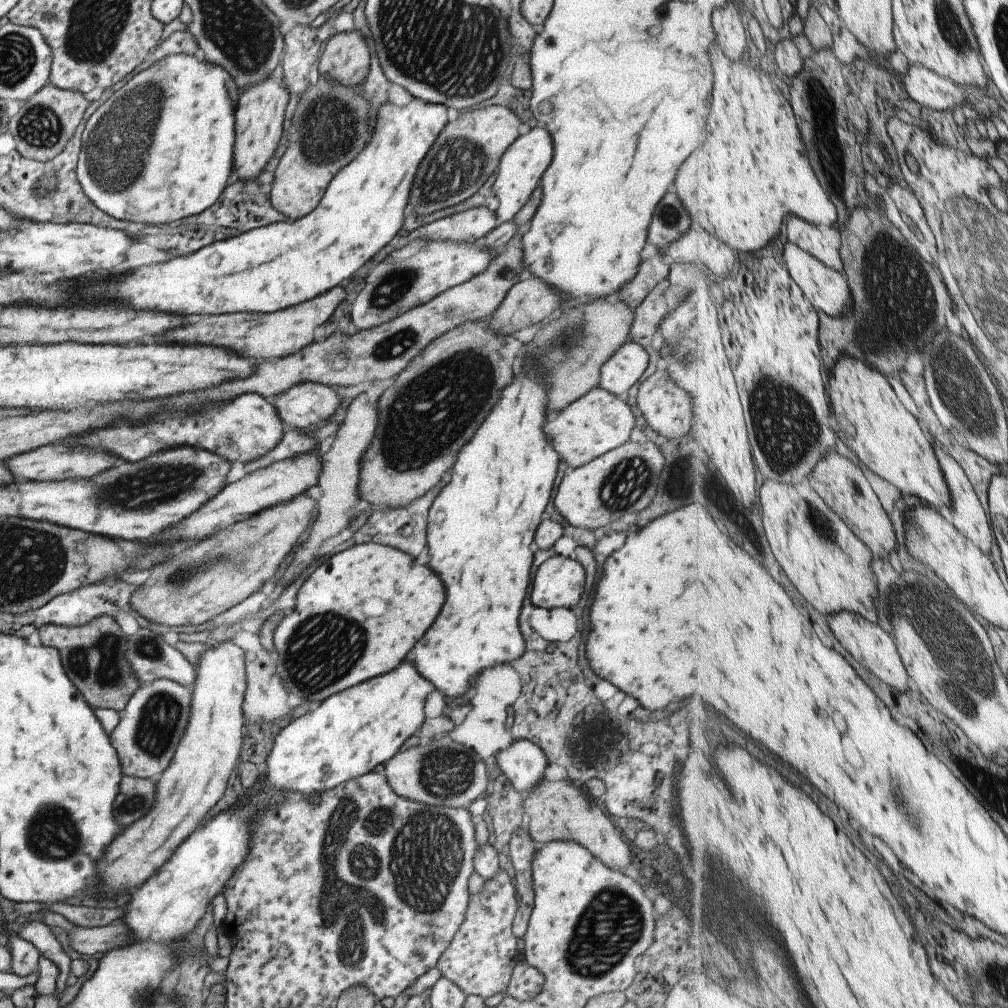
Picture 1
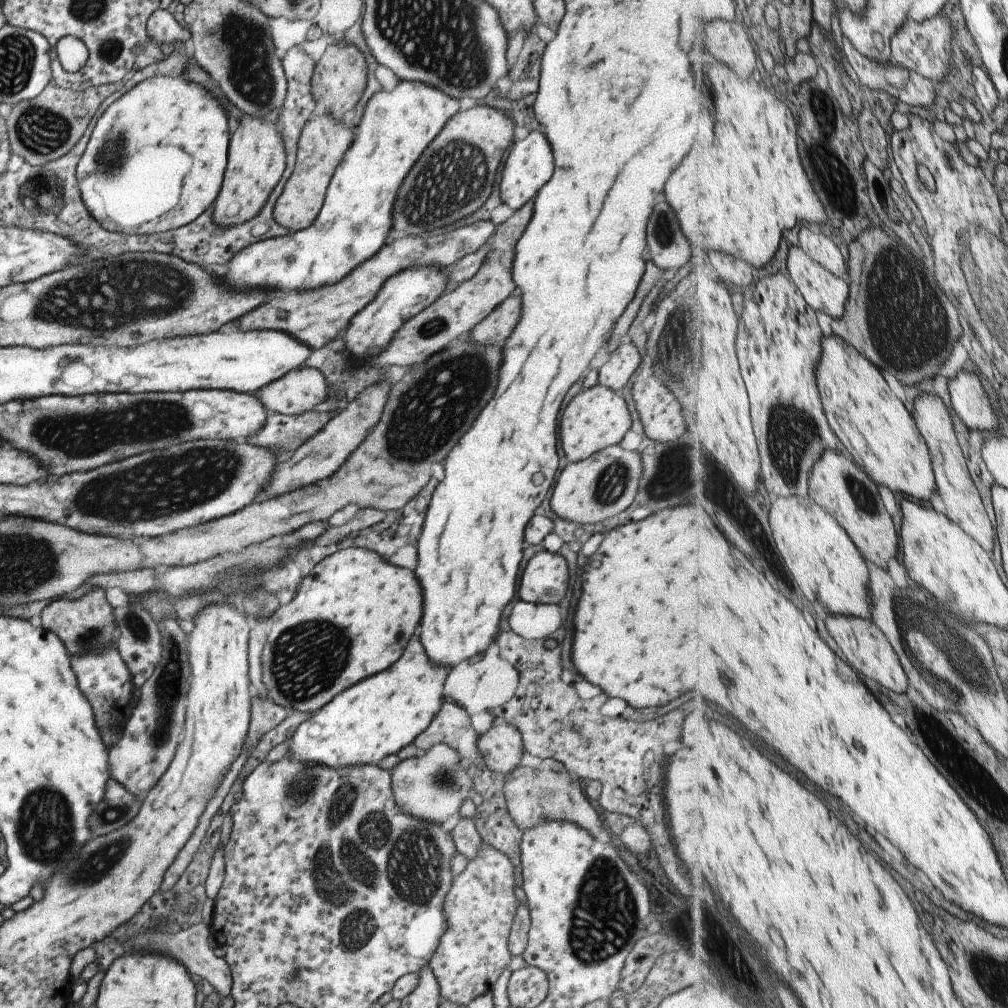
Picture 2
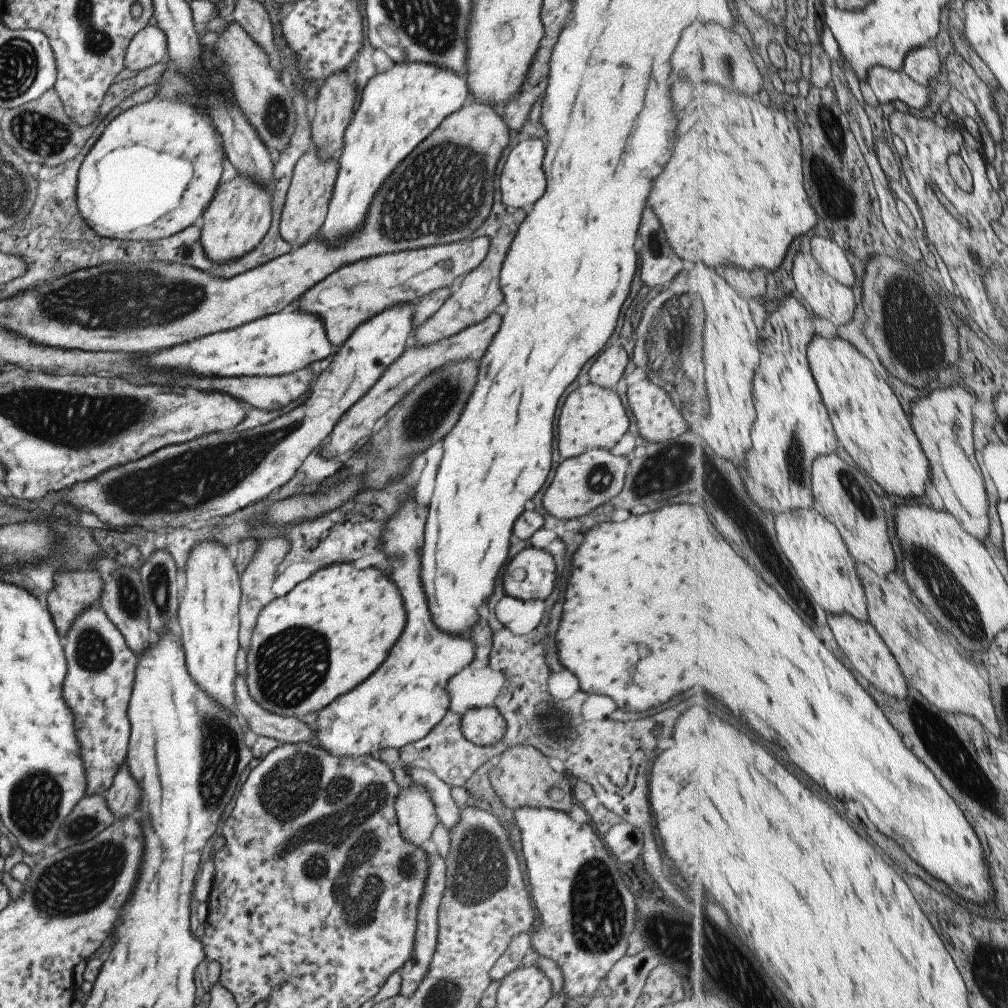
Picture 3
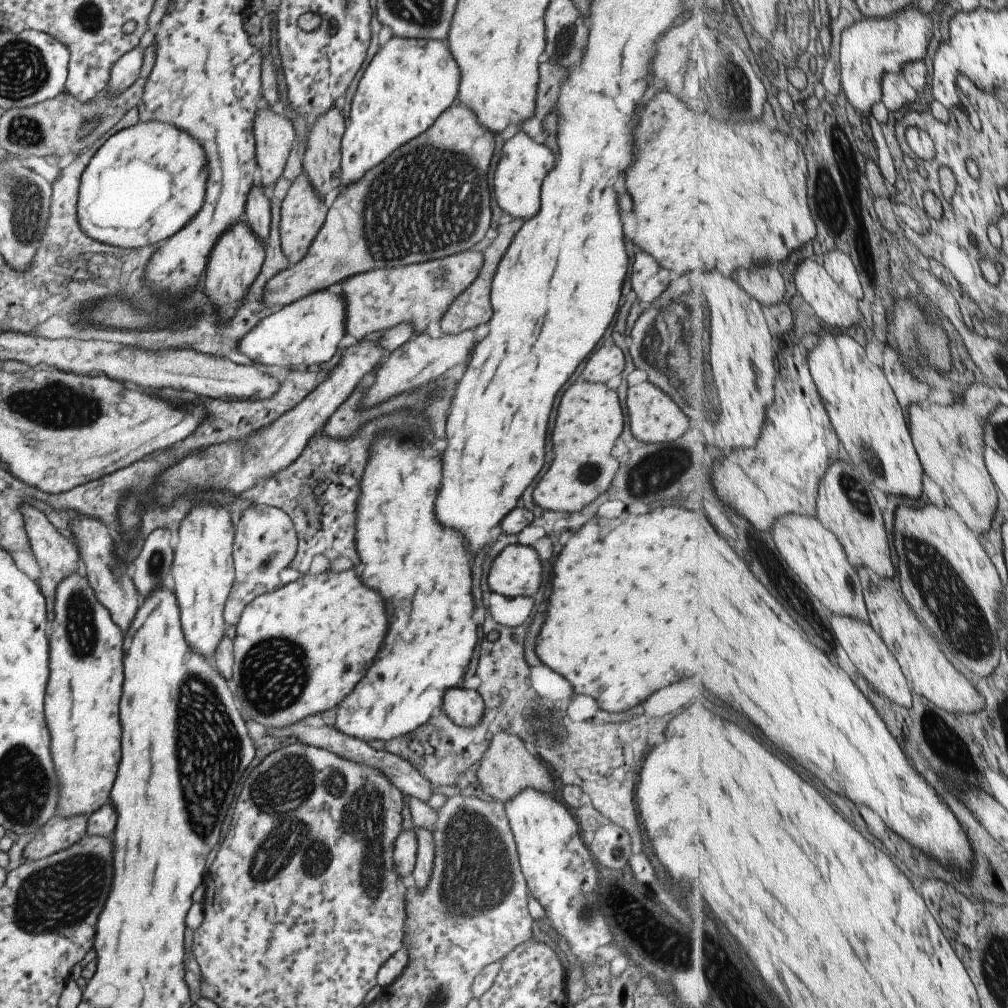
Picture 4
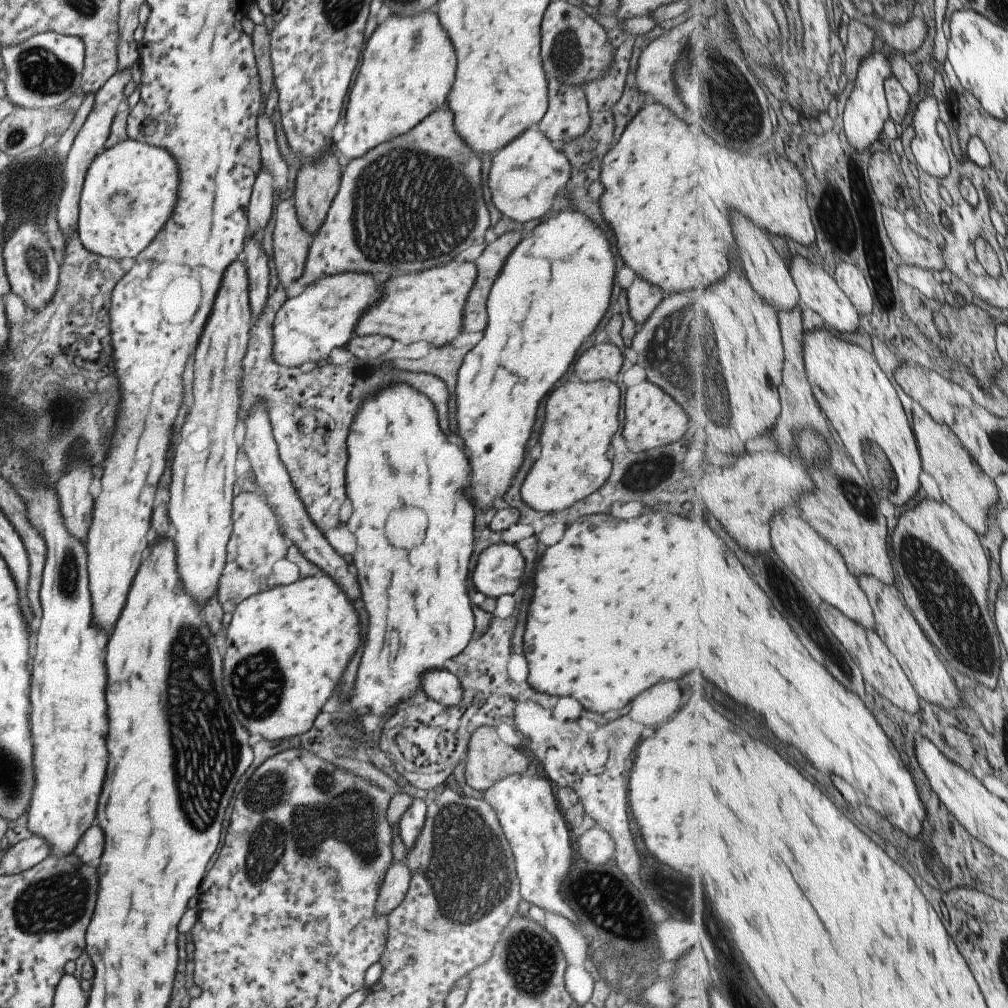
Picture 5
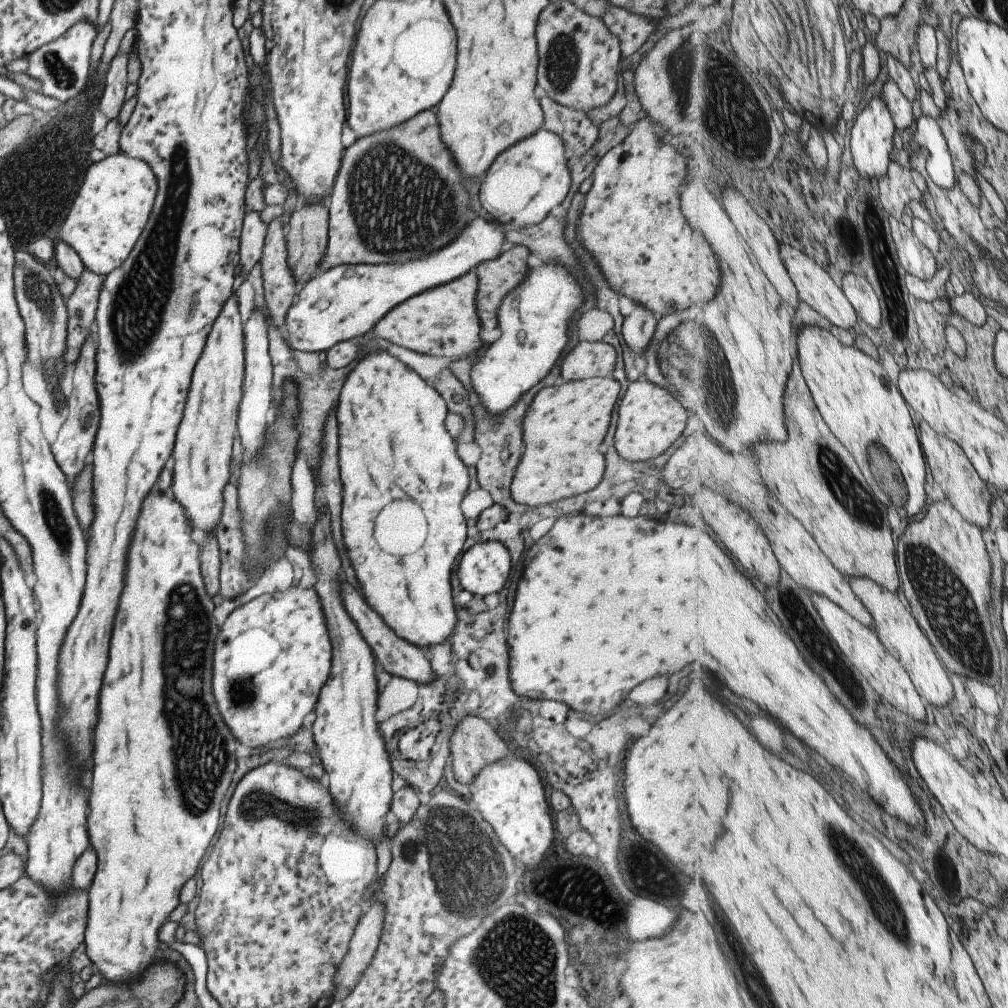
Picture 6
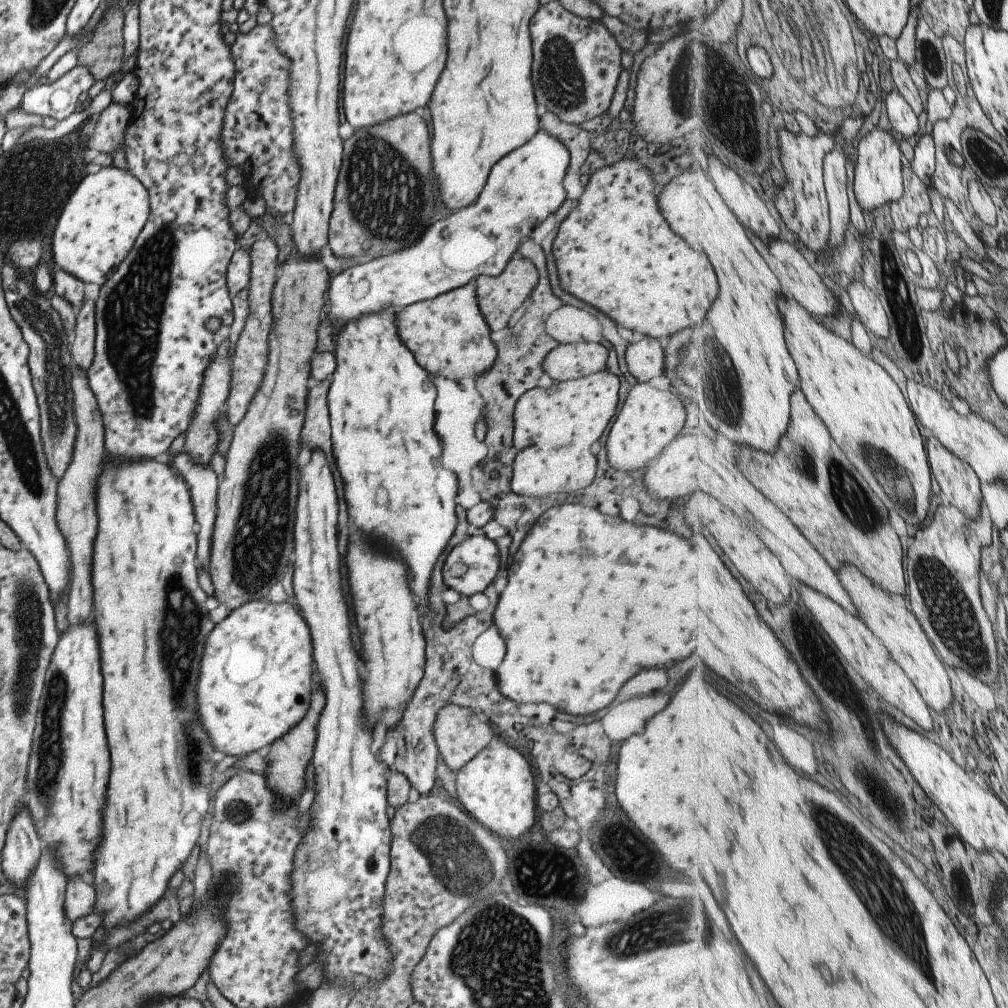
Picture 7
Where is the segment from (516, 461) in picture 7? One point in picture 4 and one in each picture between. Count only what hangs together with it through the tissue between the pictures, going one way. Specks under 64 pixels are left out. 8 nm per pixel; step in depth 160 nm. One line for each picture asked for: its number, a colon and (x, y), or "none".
4: (579, 473)
5: (577, 466)
6: (570, 464)

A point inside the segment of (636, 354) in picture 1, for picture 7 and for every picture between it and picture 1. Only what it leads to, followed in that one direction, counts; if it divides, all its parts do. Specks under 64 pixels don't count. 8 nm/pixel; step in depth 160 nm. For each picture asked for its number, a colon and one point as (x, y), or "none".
2: (623, 361)
3: (607, 368)
4: (607, 361)
5: (603, 361)
6: (583, 361)
7: (567, 361)

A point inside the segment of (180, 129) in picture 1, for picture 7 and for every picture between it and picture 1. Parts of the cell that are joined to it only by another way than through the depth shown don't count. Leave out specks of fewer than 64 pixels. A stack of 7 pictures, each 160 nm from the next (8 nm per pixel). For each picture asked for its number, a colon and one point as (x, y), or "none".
2: (155, 158)
3: (154, 167)
4: (142, 184)
5: (129, 190)
6: (108, 213)
7: (100, 221)

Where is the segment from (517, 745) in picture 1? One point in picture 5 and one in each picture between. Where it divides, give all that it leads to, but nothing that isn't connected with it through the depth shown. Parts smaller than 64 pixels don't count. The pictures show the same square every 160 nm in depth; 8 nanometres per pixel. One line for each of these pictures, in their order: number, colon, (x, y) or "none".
2: (500, 747)
3: (485, 726)
4: (464, 707)
5: (440, 686)

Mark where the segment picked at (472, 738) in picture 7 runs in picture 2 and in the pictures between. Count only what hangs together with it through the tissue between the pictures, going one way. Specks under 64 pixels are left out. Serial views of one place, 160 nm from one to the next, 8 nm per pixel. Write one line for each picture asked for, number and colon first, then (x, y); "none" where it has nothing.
2: (536, 790)
3: (520, 776)
4: (505, 767)
5: (487, 759)
6: (473, 744)

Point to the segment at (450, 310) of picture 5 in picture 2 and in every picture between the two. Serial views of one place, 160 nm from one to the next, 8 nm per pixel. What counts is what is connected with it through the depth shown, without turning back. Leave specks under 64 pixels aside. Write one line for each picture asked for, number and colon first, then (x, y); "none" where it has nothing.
2: (314, 317)
3: (348, 296)
4: (417, 295)

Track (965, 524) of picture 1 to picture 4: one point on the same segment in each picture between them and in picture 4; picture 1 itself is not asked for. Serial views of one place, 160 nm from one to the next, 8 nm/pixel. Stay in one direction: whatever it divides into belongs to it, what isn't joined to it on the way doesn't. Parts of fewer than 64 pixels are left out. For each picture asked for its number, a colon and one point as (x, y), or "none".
2: (957, 489)
3: (943, 420)
4: (950, 440)

